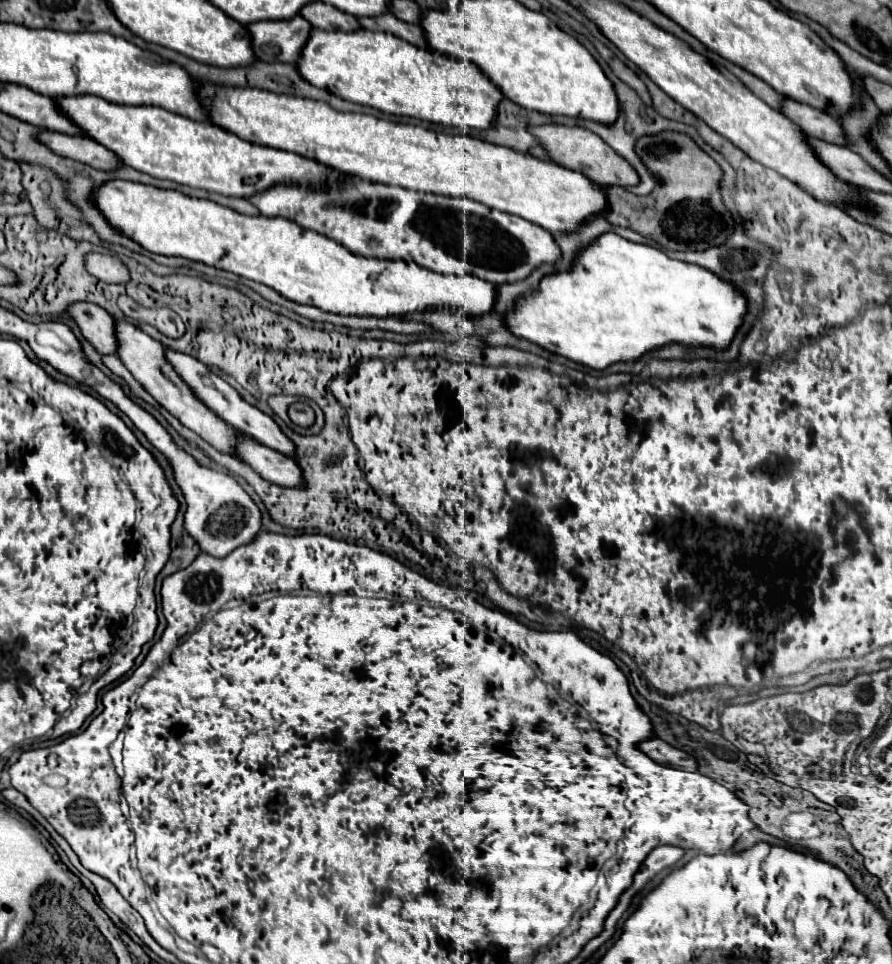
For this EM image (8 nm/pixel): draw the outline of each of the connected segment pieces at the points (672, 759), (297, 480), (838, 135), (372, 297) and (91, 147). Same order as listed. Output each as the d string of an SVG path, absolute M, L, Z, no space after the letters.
M649 739L641 743L639 749L659 765L667 765L667 767L683 769L683 771L697 771L697 763L693 755L687 755L687 751L679 751L677 747L671 747L669 743L663 743L661 739Z
M239 435L239 439L241 443L237 447L237 457L253 467L253 471L257 471L263 479L279 487L303 487L303 473L291 457L269 449L247 435Z
M783 99L781 111L787 115L787 119L791 119L793 123L799 123L799 127L803 127L803 131L807 131L807 135L829 141L829 143L843 145L843 141L845 141L843 129L831 115L827 115L819 109L807 107L803 103L797 103L793 99Z
M111 179L93 189L91 203L115 231L151 253L201 261L215 269L263 283L289 301L339 315L397 317L437 307L461 307L467 315L483 315L489 313L495 303L495 285L473 275L439 275L417 263L367 259L353 255L325 235L301 229L289 219L247 217L229 207L207 199L193 199L179 191Z
M41 131L39 143L47 143L51 151L57 155L81 161L85 165L91 165L95 169L115 169L121 165L115 153L101 147L89 137L77 137L77 135L63 135L57 131Z

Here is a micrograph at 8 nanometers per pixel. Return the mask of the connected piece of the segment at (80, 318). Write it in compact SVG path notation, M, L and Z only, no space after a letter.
M85 301L73 303L69 307L69 315L101 355L115 355L119 349L119 339L115 335L115 317L111 317L103 307Z

